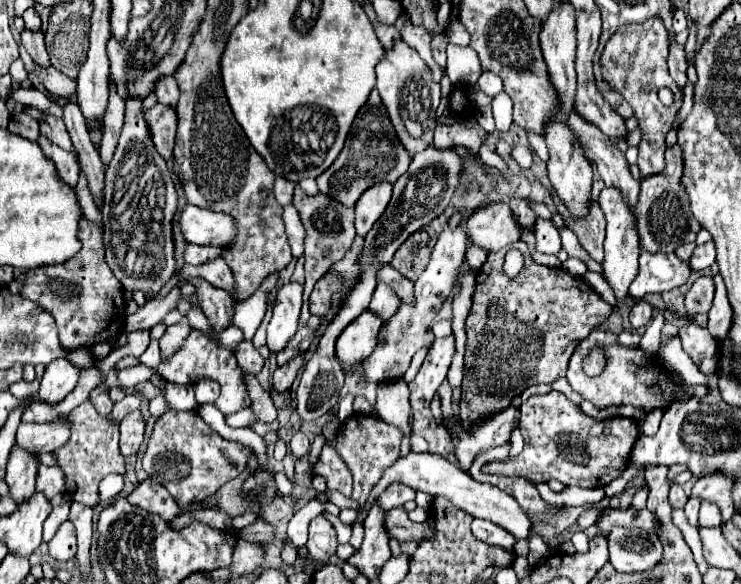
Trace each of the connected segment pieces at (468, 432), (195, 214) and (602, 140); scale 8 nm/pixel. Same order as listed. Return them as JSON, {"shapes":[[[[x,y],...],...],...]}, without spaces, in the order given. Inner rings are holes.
{"shapes":[[[[506,407],[496,415],[488,415],[488,419],[478,419],[476,423],[470,423],[468,427],[464,427],[464,423],[460,423],[460,419],[456,419],[456,413],[454,413],[450,421],[452,429],[448,429],[448,433],[454,445],[458,467],[468,471],[472,459],[480,451],[508,441],[512,429],[516,429],[518,425],[518,417],[520,417],[520,411],[516,407]]],[[[196,205],[184,207],[180,227],[186,241],[196,245],[228,245],[236,237],[236,225],[230,215],[212,213]]],[[[574,111],[568,119],[568,125],[584,145],[588,159],[598,165],[606,187],[620,187],[620,193],[624,195],[624,199],[628,199],[628,205],[634,211],[636,199],[640,197],[640,183],[634,181],[622,151],[614,143],[610,143],[610,139],[602,135],[598,127],[586,123]]]]}

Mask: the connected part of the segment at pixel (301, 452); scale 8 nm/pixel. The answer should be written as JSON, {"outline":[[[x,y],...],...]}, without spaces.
{"outline":[[[298,431],[298,433],[292,437],[292,441],[290,441],[290,451],[292,451],[296,459],[304,457],[304,455],[310,451],[310,441],[308,441],[308,437]]]}

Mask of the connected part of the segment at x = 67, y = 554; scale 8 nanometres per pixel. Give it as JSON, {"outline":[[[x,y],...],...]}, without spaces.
{"outline":[[[64,521],[56,535],[50,539],[48,543],[50,547],[50,557],[58,559],[58,561],[68,561],[76,555],[76,531],[74,525],[70,521]]]}

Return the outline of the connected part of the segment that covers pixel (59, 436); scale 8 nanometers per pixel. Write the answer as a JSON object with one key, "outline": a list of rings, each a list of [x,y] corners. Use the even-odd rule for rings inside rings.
{"outline":[[[62,415],[50,423],[20,423],[16,441],[28,451],[56,451],[68,441],[68,417]]]}

